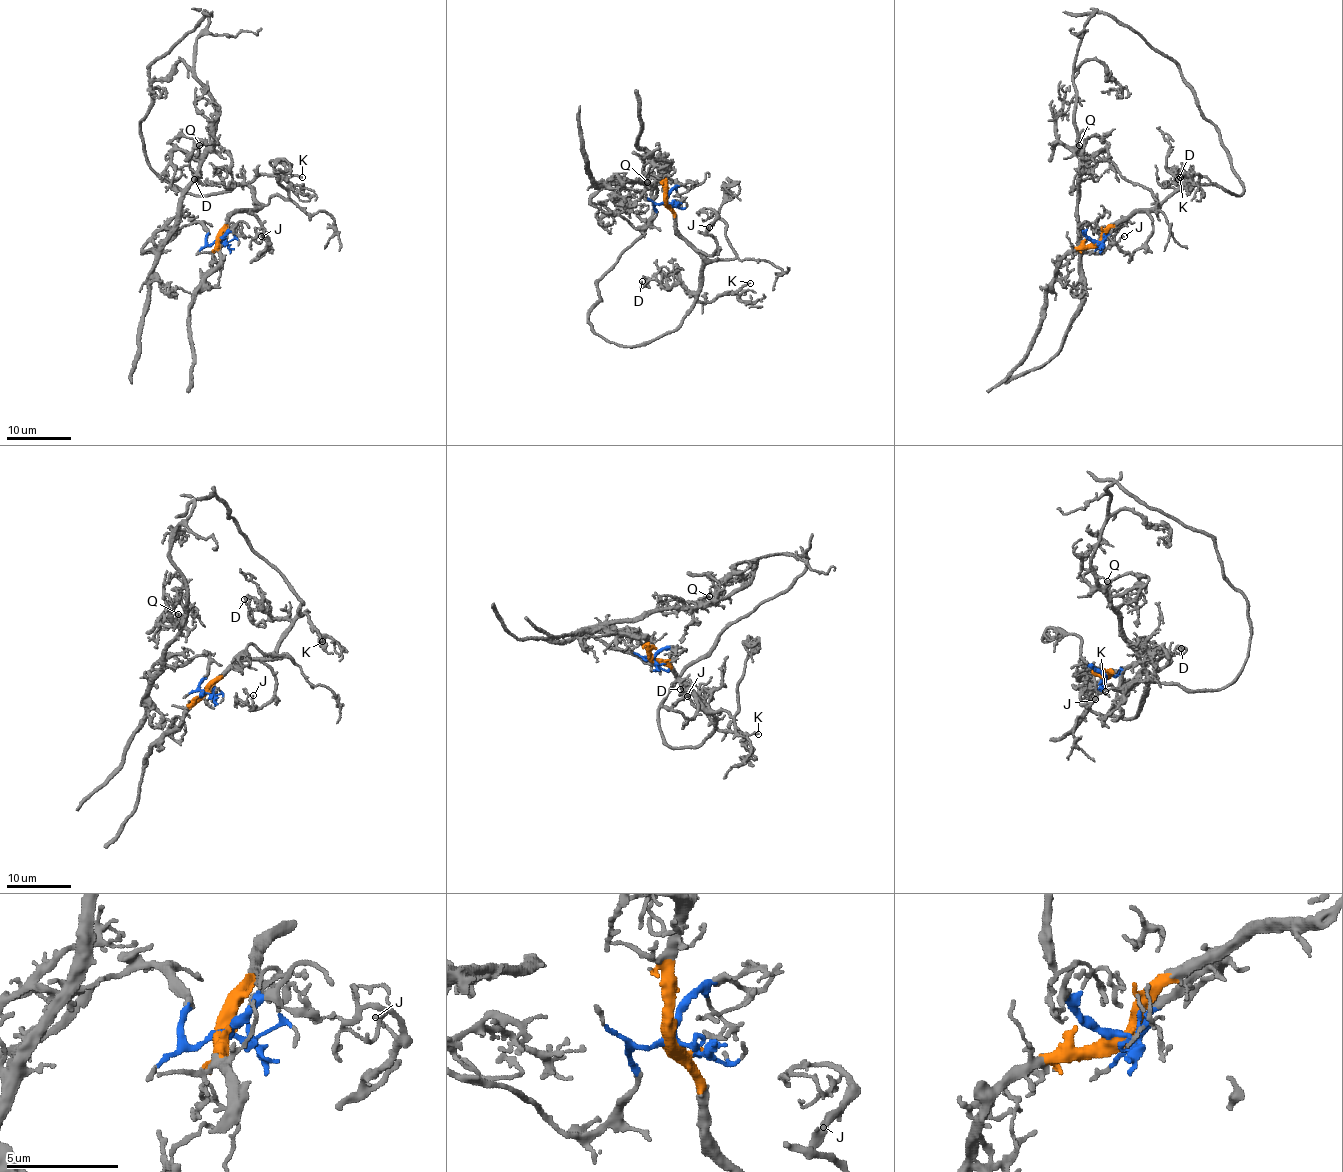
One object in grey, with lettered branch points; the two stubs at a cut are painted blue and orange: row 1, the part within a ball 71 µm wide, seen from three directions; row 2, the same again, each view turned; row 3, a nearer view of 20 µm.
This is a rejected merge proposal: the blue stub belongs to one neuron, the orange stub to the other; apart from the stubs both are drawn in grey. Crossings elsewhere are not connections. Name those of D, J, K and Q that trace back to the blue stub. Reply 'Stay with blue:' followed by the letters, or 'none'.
Stay with blue: Q

